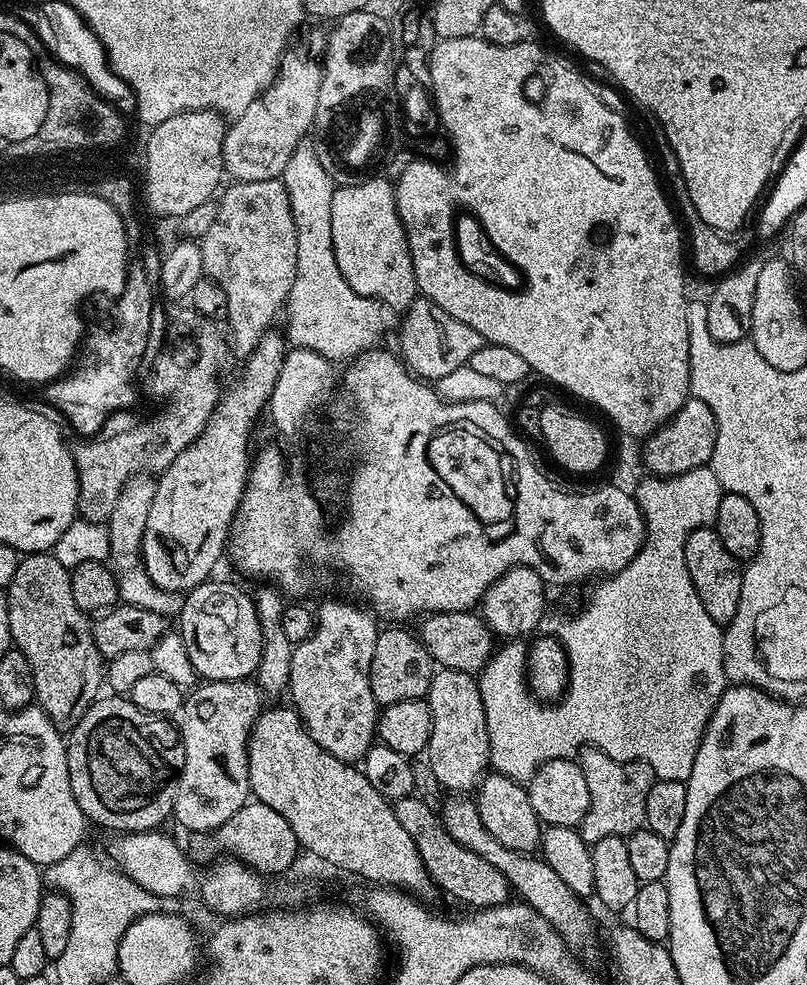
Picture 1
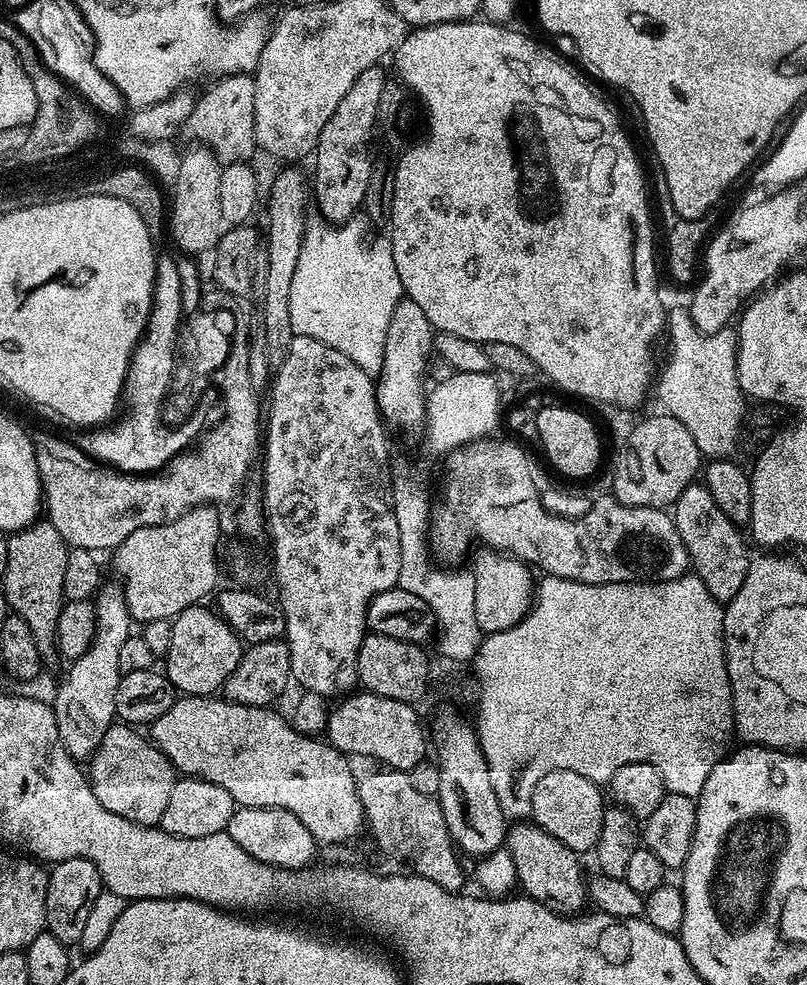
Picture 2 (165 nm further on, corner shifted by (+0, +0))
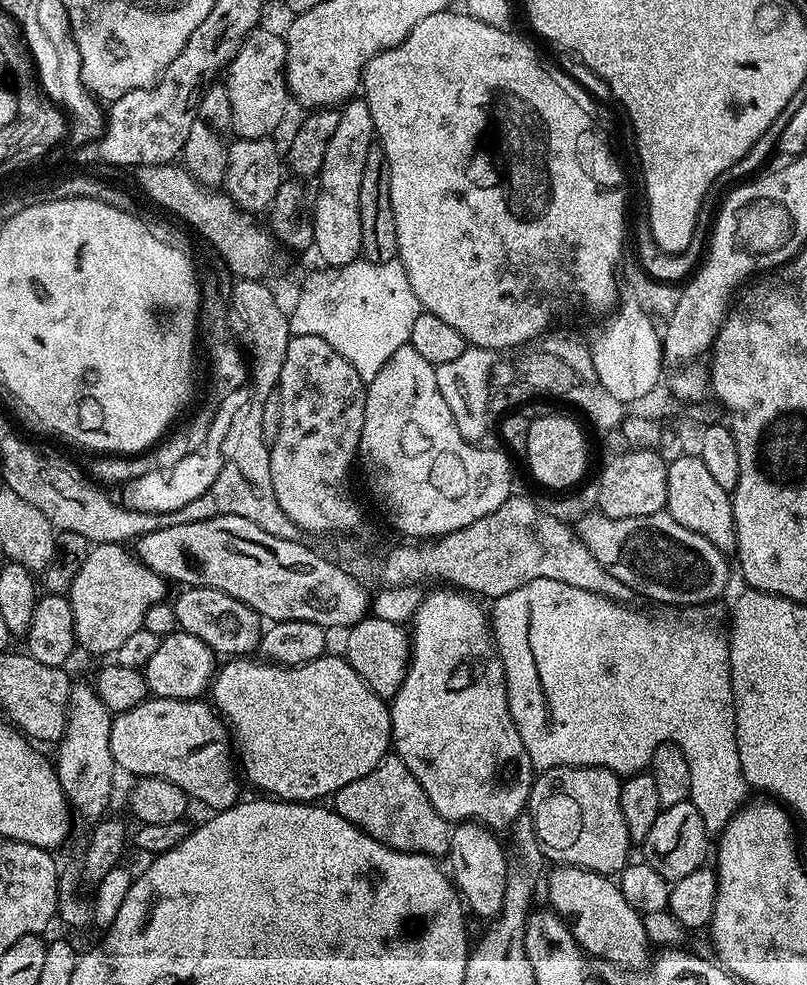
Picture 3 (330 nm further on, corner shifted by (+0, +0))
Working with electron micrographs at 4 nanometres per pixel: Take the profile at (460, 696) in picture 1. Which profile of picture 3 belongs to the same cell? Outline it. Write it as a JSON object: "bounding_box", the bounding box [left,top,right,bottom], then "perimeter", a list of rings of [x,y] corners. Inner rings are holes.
{"bounding_box":[448,822,510,919],"perimeter":[[[460,822],[451,829],[448,838],[451,875],[466,905],[467,911],[482,919],[499,917],[502,910],[502,894],[506,894],[506,878],[510,860],[504,857],[504,848],[496,841],[493,829],[475,822]]]}

